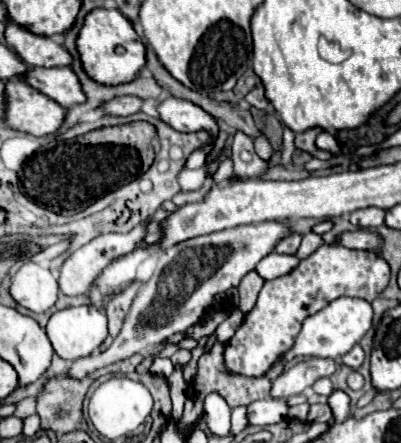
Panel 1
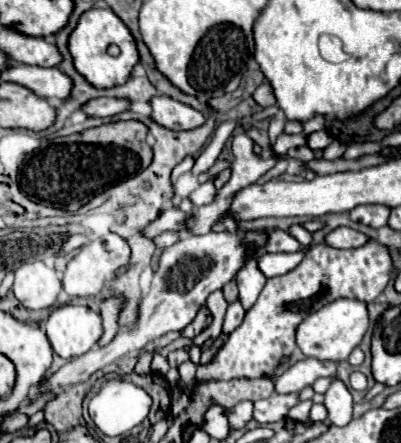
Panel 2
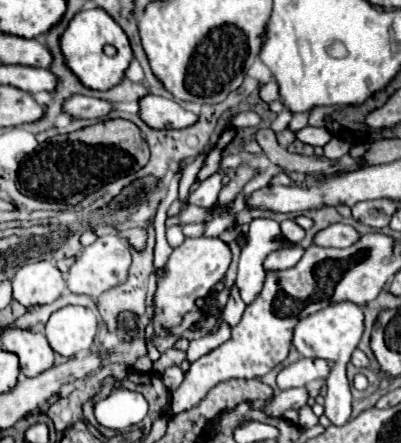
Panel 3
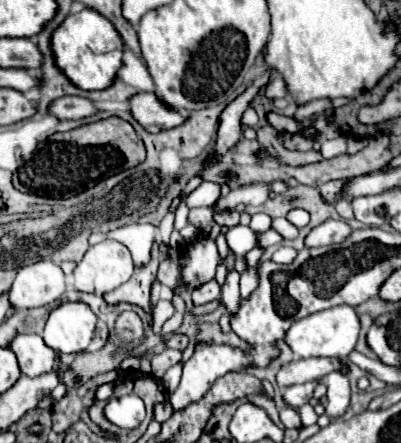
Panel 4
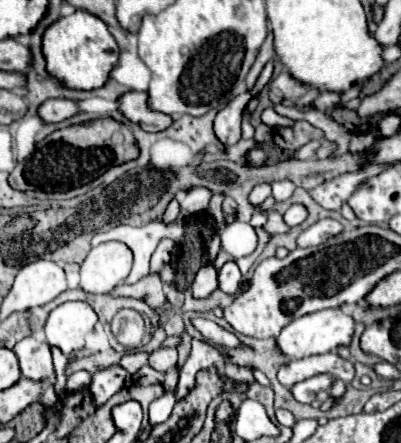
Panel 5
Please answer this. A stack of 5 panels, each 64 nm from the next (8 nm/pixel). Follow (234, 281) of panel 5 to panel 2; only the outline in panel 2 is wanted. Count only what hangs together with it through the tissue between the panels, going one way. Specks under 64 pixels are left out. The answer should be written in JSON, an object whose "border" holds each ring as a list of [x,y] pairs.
{"border":[[[236,300],[236,302],[228,304],[228,310],[226,310],[226,318],[224,318],[224,328],[222,328],[222,332],[230,334],[234,328],[238,328],[238,326],[242,324],[242,320],[244,320],[244,314],[246,314],[246,310],[242,308],[240,300]]]}

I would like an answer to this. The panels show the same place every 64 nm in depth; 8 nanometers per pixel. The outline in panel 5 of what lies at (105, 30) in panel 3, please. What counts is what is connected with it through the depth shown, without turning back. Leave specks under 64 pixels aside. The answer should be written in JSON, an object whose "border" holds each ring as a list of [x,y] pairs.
{"border":[[[76,10],[74,14],[56,20],[56,24],[50,24],[42,36],[42,52],[48,64],[48,74],[54,80],[60,80],[66,88],[76,90],[94,90],[104,86],[120,56],[118,44],[106,24],[84,10]]]}

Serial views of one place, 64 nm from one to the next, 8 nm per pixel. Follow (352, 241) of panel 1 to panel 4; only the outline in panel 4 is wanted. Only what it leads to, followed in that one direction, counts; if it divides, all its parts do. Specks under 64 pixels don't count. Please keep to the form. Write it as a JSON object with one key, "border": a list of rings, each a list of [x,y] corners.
{"border":[[[326,220],[310,230],[304,238],[304,246],[326,246],[334,242],[342,242],[350,236],[352,228],[344,220]]]}

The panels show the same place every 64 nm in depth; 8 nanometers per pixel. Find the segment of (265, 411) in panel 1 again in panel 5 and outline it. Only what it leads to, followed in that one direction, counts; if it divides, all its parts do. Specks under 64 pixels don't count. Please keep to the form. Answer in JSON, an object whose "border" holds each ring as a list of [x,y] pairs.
{"border":[[[328,374],[312,376],[312,378],[302,380],[300,384],[296,384],[296,386],[292,388],[292,394],[294,394],[294,398],[296,398],[298,402],[302,402],[302,404],[312,404],[314,398],[316,398],[316,394],[318,394],[320,390],[324,390],[324,392],[330,390],[332,382],[334,382],[334,378],[328,376]]]}

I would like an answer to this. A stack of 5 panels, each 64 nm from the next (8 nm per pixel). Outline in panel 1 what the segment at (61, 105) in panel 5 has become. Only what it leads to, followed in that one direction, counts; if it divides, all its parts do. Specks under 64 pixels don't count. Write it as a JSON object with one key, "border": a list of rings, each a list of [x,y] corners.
{"border":[[[120,96],[120,98],[112,98],[108,102],[102,104],[102,110],[110,116],[128,116],[138,112],[142,106],[142,100],[136,96]]]}

